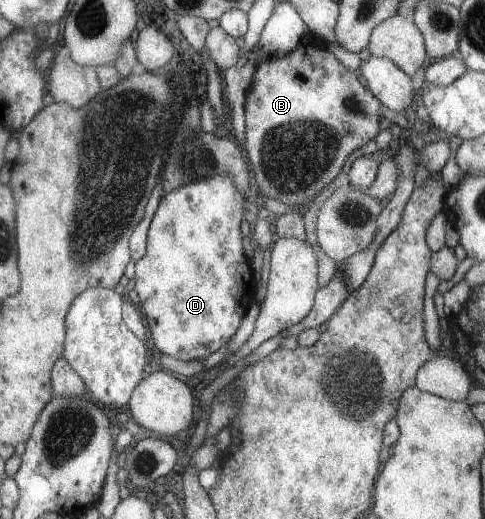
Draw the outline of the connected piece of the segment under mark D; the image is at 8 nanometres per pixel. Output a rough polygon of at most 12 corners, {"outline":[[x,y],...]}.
{"outline":[[228,172],[161,198],[133,277],[155,352],[238,332],[258,286]]}

